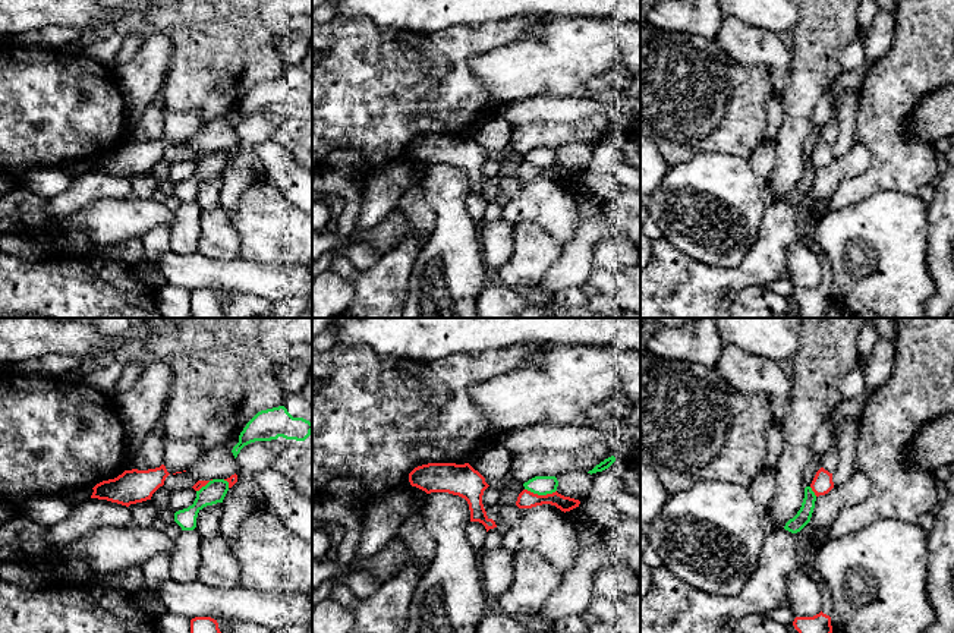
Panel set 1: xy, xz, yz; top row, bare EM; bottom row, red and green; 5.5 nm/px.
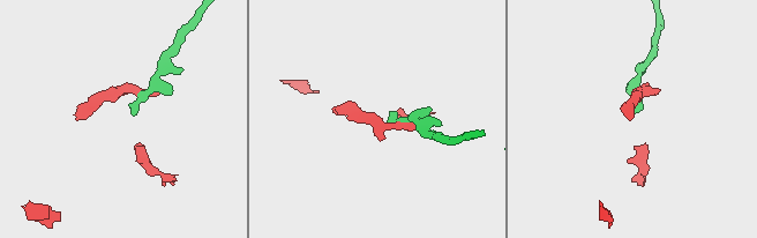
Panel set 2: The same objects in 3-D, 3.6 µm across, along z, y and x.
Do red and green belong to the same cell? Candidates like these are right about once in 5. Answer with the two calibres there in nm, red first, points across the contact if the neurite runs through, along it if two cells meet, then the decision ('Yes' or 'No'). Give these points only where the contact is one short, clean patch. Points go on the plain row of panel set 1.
Thickness 100 nm (red) against 110 nm. Boundary: xz (525, 160), (538, 166), (556, 163). No

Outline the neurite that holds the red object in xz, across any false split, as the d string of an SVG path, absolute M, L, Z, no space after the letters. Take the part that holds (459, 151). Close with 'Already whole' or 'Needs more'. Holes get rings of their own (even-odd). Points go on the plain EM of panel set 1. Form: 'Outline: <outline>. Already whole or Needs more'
Outline: M428 135L409 145L409 154L426 166L448 164L465 170L470 182L470 193L479 193L487 204L497 199L487 188L482 176L484 163L489 158L485 149L469 135Z. Already whole

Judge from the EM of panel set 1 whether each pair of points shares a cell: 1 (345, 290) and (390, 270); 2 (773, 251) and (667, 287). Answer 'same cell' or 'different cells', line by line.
1: different cells
2: same cell

